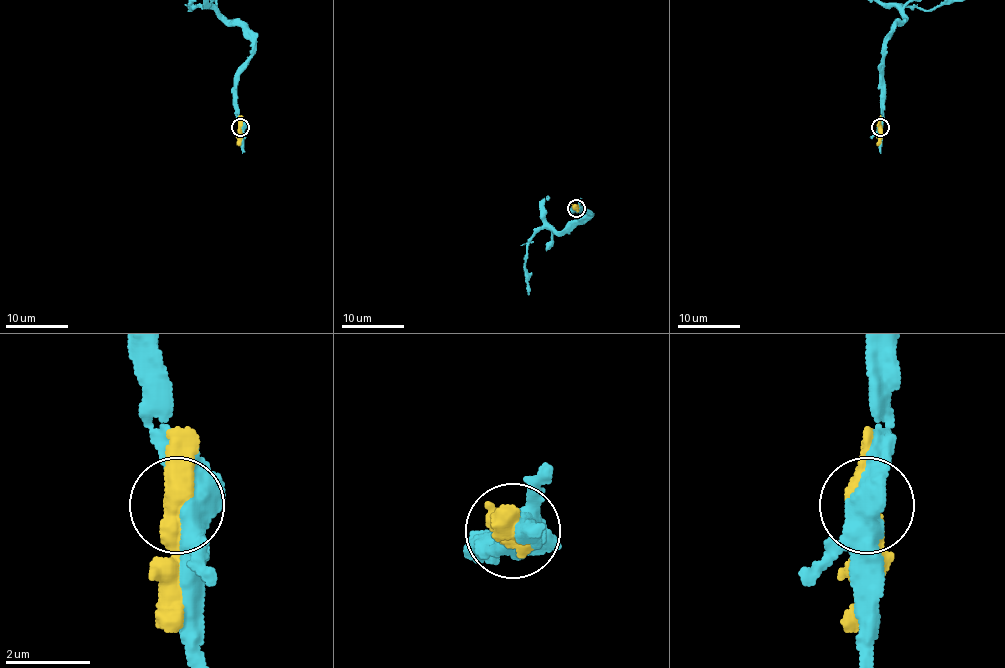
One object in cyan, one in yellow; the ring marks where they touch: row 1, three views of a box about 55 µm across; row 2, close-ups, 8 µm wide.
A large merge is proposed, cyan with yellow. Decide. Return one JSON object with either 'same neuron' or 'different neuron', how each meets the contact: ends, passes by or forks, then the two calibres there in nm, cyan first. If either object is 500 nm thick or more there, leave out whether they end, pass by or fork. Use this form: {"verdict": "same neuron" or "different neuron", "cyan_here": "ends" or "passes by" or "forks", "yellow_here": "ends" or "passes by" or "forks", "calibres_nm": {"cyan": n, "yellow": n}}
{"verdict": "different neuron", "calibres_nm": {"cyan": 500, "yellow": 500}}

